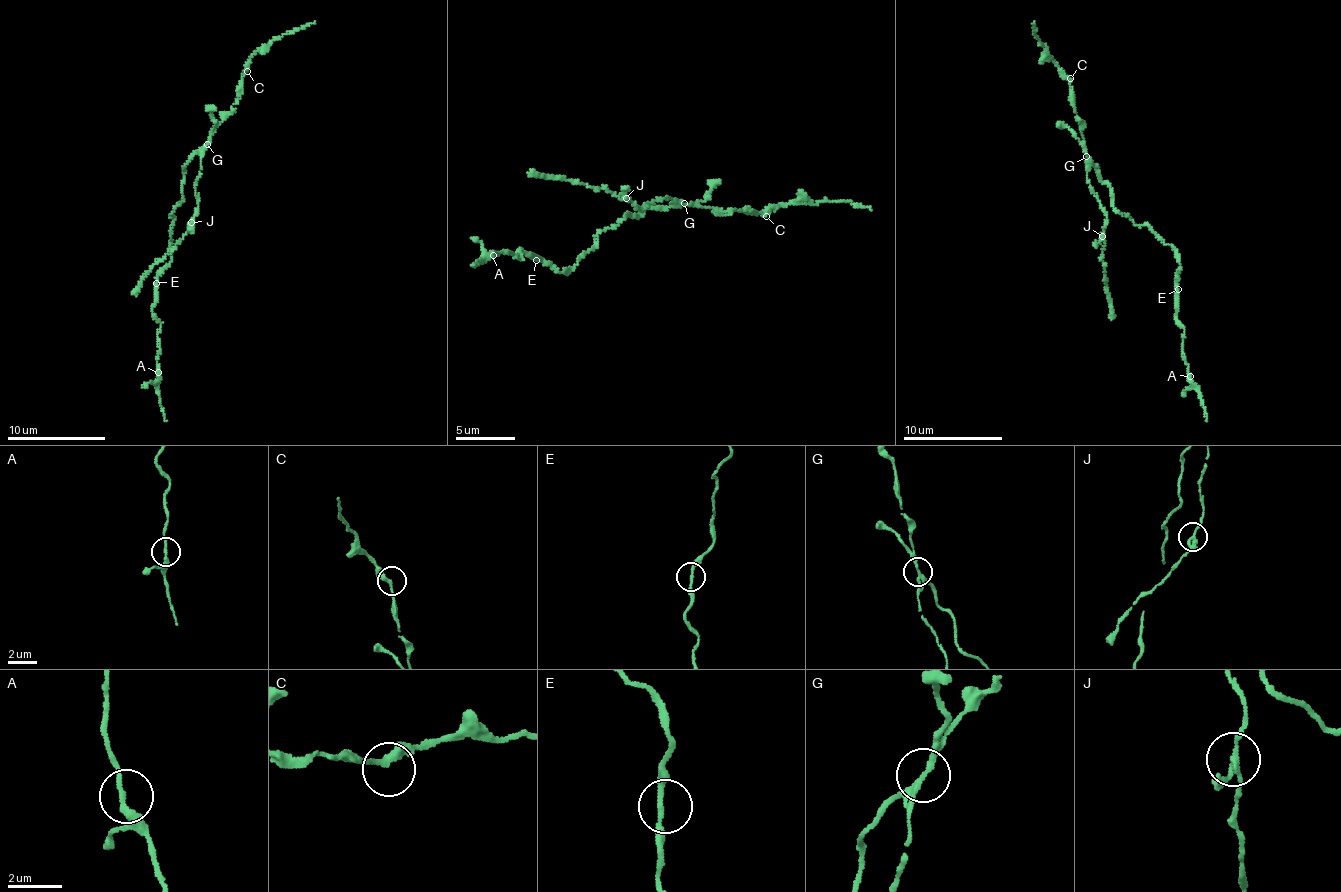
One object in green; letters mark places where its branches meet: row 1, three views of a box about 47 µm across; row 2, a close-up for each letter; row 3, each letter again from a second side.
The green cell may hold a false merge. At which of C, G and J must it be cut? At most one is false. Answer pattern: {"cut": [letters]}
{"cut": ["G"]}

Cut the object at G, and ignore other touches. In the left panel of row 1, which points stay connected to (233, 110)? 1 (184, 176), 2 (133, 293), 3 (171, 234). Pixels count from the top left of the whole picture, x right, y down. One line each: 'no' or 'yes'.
1: no
2: yes
3: no

